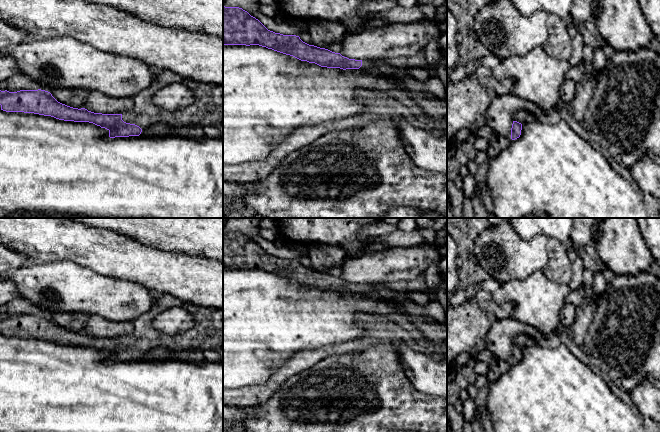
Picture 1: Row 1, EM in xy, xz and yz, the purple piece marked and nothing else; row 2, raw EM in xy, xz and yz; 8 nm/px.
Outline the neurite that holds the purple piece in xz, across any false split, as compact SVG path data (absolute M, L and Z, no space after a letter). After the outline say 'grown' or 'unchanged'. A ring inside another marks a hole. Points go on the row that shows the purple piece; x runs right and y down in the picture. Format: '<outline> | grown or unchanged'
M223 6L223 45L259 45L321 67L376 72L371 60L349 59L340 53L309 45L299 36L270 31L239 7Z | grown

